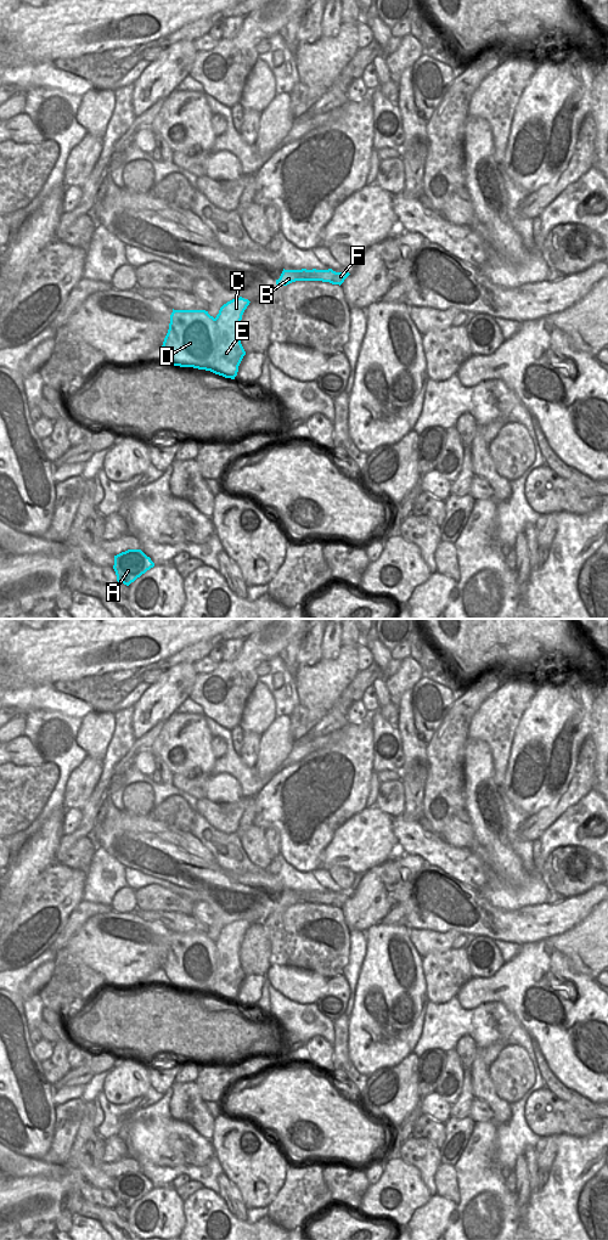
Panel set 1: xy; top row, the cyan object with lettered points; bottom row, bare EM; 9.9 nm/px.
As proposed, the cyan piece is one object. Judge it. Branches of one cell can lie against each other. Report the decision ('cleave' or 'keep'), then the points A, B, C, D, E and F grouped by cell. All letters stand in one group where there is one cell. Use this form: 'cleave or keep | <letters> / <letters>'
cleave | A D / B C E F

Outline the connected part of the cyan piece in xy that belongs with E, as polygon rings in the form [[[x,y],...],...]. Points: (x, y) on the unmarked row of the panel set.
[[[242,919],[232,921],[220,930],[215,940],[219,952],[219,980],[215,988],[224,993],[223,999],[225,1001],[235,1002],[246,977],[238,959],[238,949],[249,925]]]

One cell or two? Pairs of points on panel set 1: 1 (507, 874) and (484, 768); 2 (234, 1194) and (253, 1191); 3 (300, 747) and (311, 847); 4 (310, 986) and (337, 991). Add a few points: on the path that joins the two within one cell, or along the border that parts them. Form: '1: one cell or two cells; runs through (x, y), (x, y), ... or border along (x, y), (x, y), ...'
1: one cell; runs through (497, 847), (483, 821), (476, 795)
2: two cells; border along (223, 1172), (238, 1190), (247, 1210)
3: two cells; border along (315, 749), (281, 768)
4: two cells; border along (328, 979), (324, 992), (314, 1003)

